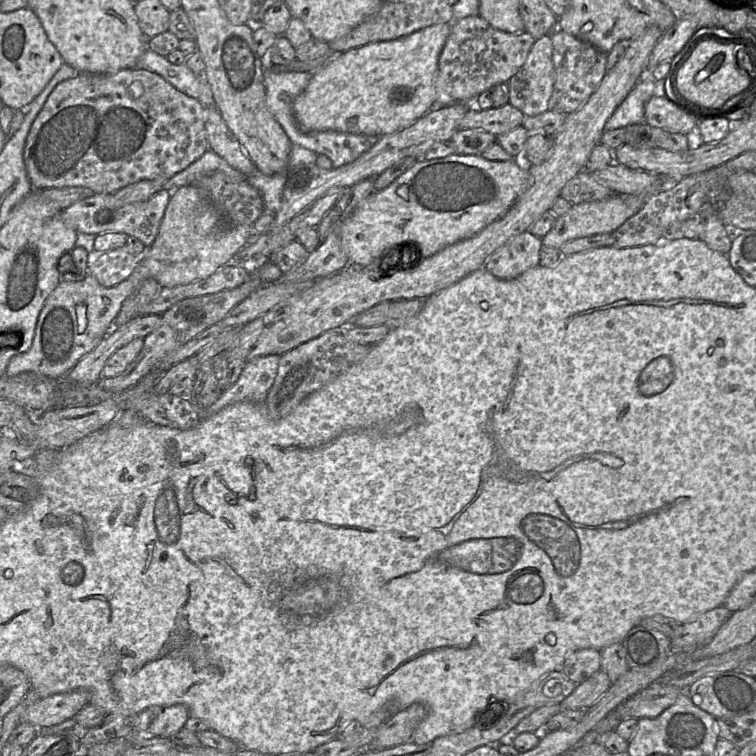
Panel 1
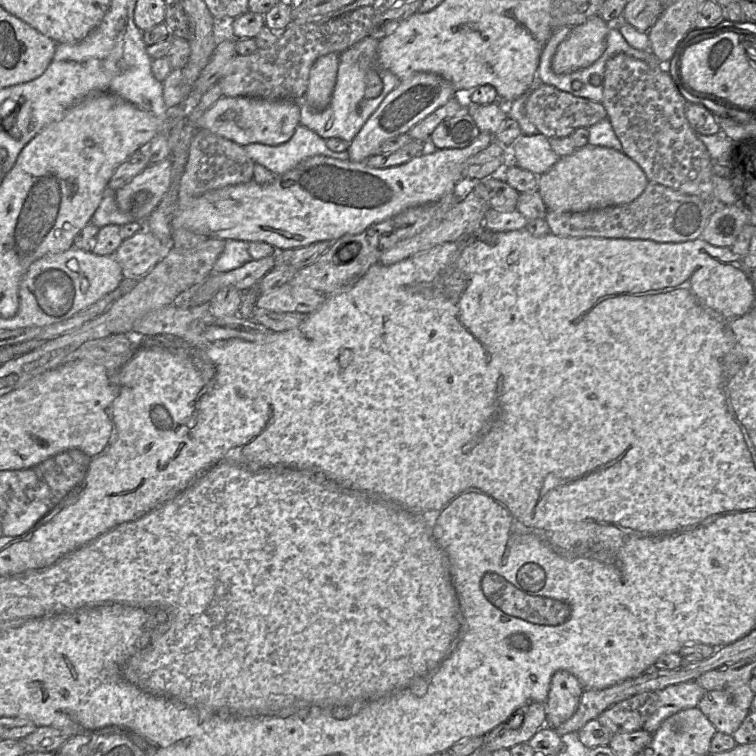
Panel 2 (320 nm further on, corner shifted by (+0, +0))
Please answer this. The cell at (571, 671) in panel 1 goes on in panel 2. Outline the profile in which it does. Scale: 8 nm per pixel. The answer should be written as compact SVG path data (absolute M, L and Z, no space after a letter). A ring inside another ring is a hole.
M557 671L551 680L545 701L545 726L556 729L575 713L584 689L570 672Z

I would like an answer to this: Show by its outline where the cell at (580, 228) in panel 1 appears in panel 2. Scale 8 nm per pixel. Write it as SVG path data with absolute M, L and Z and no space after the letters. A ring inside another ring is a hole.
M587 144L558 161L539 177L541 198L550 210L585 212L632 202L645 190L648 179L623 151Z

